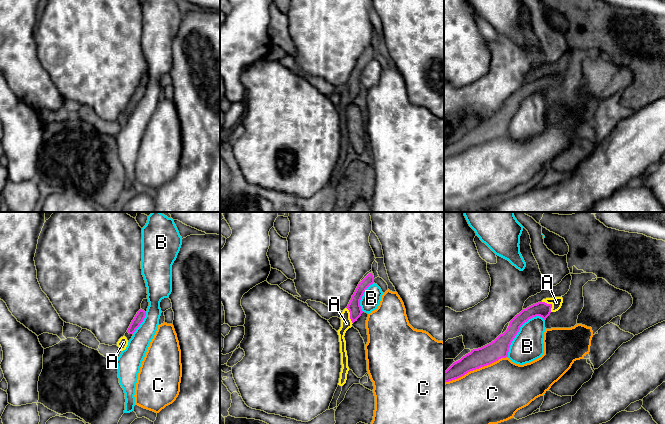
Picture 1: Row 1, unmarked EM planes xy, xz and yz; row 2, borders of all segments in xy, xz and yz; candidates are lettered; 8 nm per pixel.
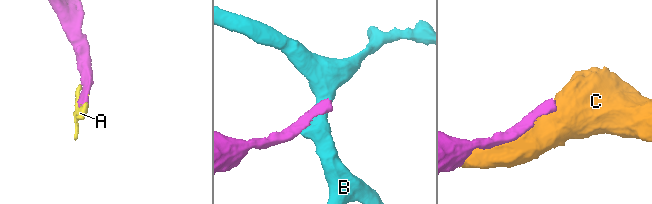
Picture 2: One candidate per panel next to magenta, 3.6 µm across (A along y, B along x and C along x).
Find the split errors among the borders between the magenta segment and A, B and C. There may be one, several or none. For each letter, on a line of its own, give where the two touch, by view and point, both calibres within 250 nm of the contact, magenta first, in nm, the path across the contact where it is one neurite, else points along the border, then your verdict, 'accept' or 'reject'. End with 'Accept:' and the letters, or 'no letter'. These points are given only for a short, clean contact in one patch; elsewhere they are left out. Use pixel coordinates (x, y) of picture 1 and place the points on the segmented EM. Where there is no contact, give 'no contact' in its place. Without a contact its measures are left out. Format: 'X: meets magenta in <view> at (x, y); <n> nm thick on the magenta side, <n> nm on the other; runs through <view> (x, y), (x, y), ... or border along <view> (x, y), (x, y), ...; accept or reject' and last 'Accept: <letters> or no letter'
A: meets magenta in yz at (549, 304); 120 nm thick on the magenta side, 90 nm on the other; accept
B: meets magenta in yz at (518, 331); 160 nm thick on the magenta side, 260 nm on the other; reject
C: meets magenta in yz at (475, 369); 160 nm thick on the magenta side, 480 nm on the other; reject
Accept: A

